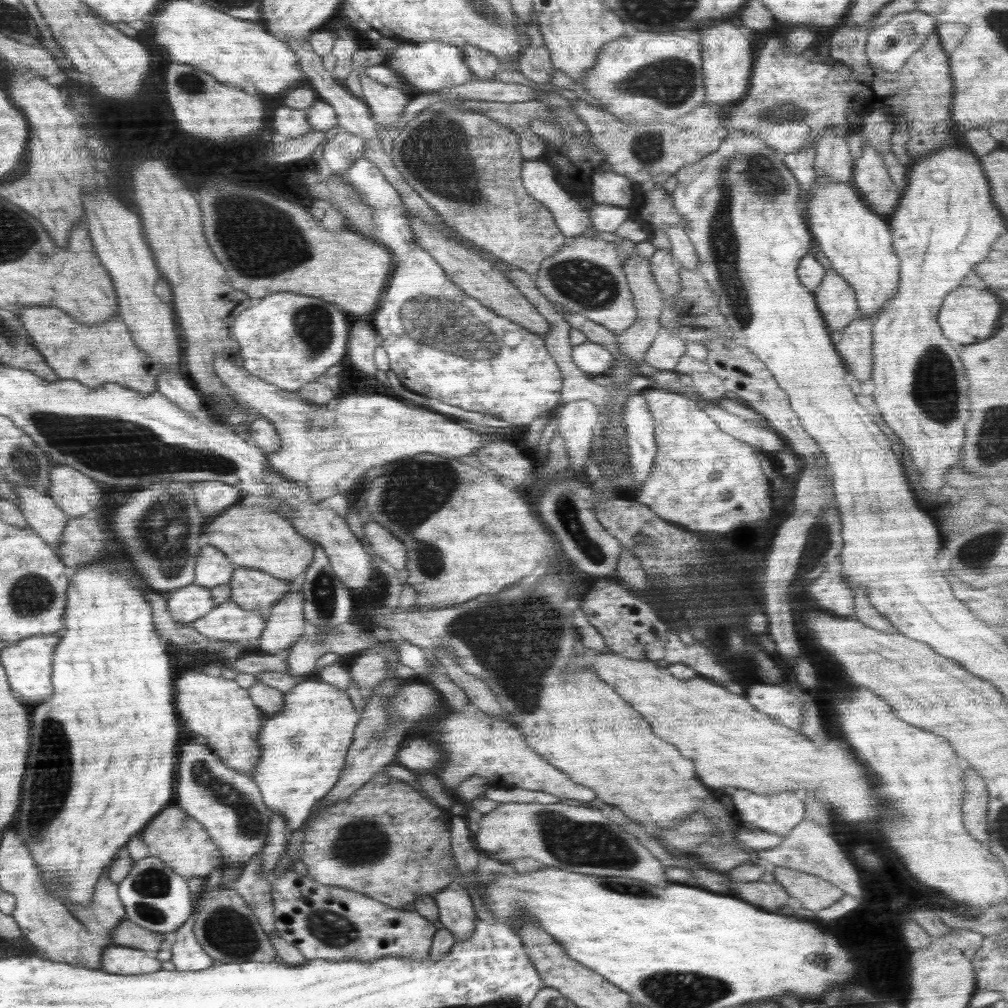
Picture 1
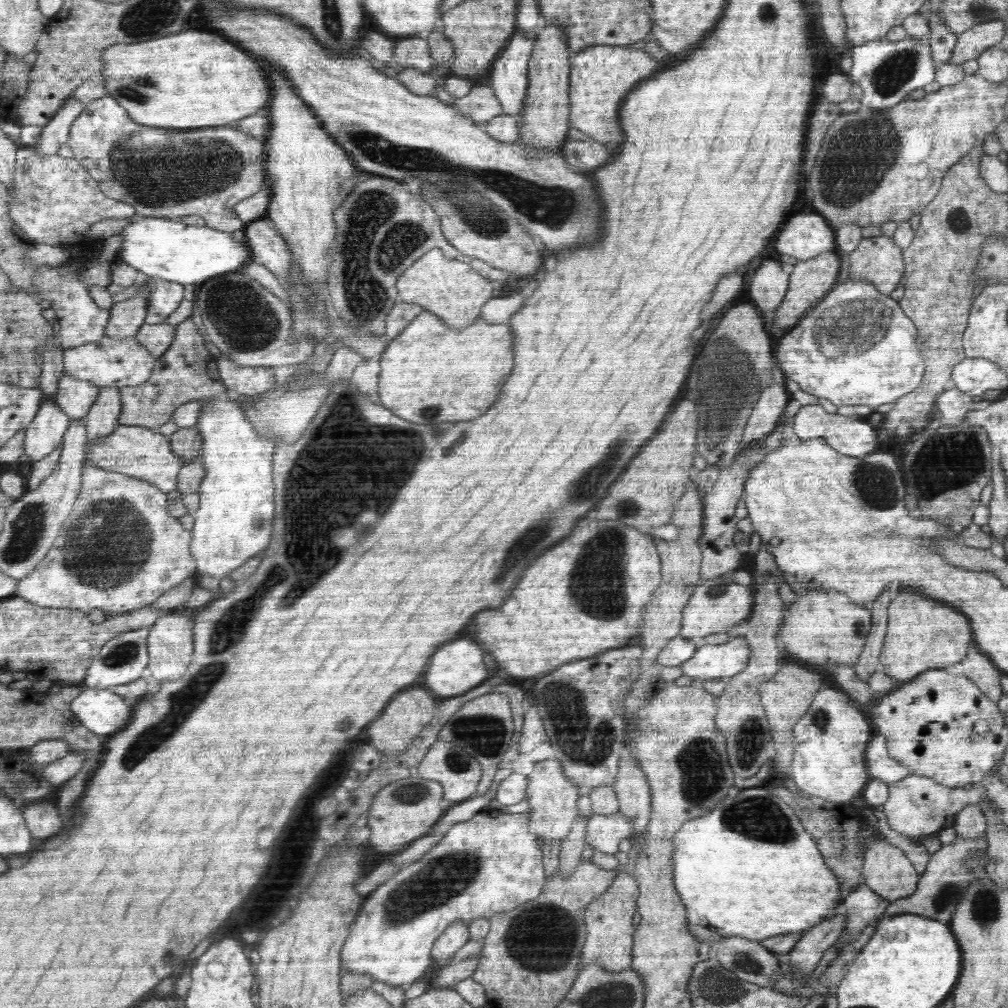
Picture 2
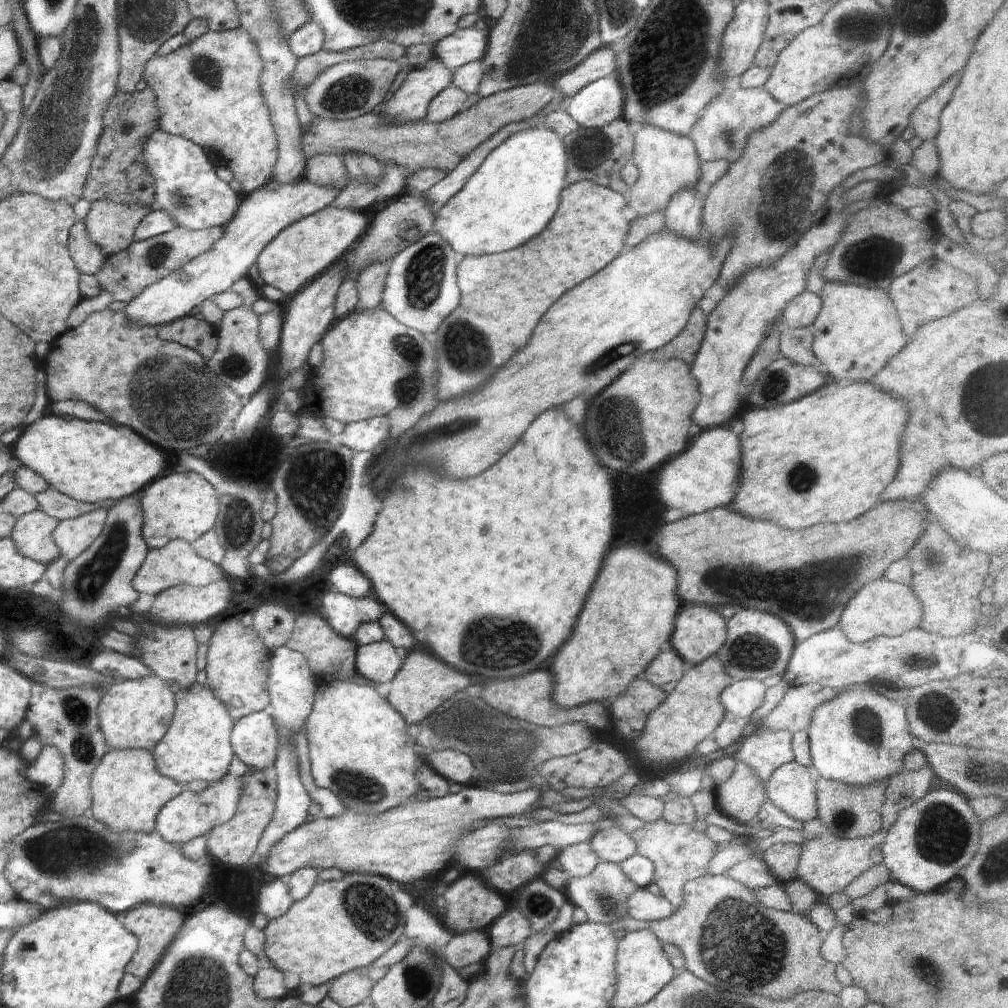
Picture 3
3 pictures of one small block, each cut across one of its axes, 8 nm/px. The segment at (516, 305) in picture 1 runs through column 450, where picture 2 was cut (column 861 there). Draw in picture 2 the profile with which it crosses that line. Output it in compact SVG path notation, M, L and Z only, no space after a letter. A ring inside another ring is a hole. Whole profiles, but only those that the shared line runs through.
M881 236L863 238L858 249L849 254L852 281L868 281L878 292L890 294L900 284L906 272L902 249L898 249L894 238Z

